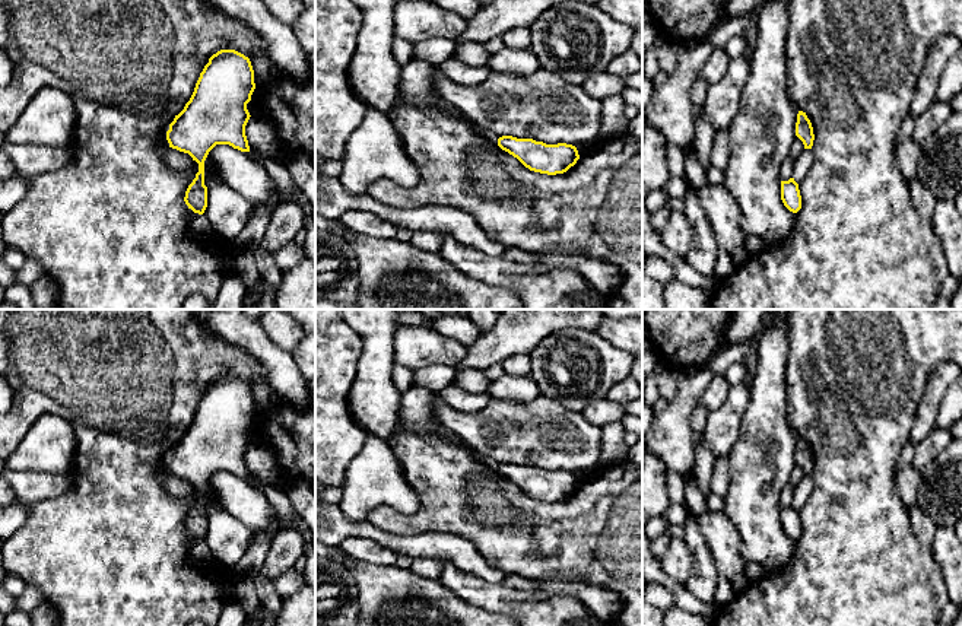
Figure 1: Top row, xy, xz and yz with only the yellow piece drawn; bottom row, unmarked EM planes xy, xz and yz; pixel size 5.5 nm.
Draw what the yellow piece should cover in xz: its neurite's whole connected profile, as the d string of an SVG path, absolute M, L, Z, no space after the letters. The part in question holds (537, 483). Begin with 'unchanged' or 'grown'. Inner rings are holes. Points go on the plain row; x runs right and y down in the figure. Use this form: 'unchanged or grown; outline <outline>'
unchanged; outline M502 463L498 473L530 498L547 502L563 501L580 486L577 474L566 470L546 471L533 465Z

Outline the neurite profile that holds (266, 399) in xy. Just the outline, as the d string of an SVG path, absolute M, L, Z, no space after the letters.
M258 379L250 384L254 397L255 414L264 414L280 404L280 398L267 381Z

